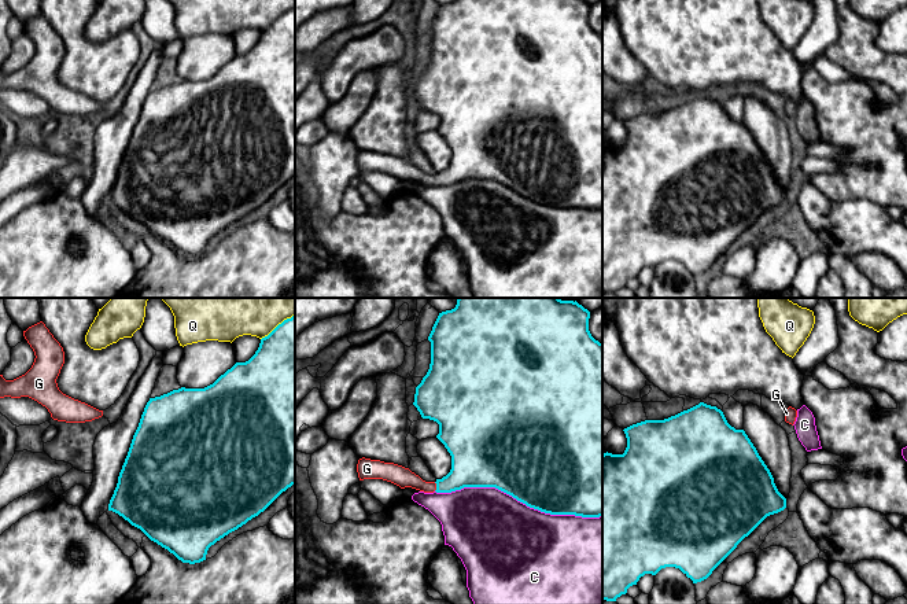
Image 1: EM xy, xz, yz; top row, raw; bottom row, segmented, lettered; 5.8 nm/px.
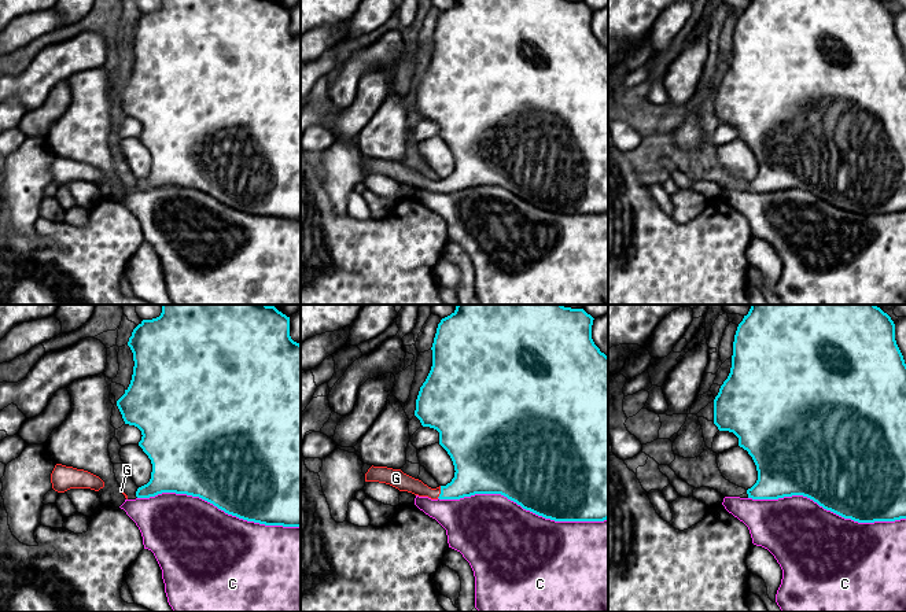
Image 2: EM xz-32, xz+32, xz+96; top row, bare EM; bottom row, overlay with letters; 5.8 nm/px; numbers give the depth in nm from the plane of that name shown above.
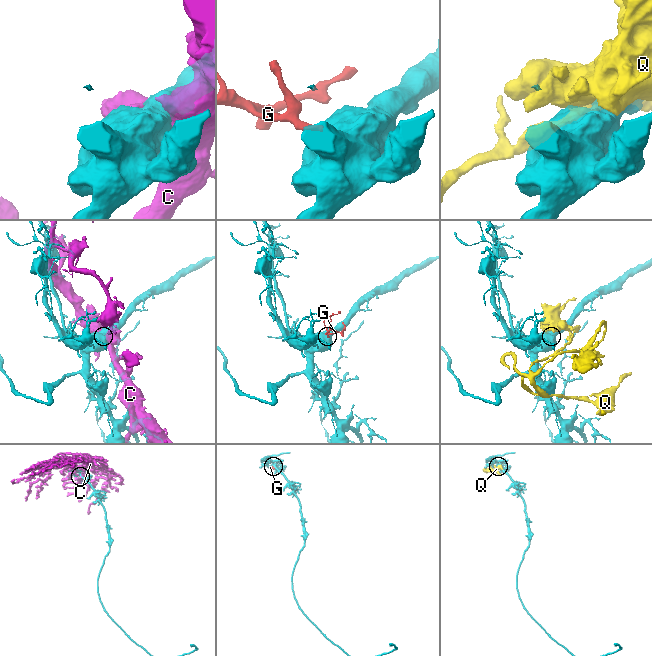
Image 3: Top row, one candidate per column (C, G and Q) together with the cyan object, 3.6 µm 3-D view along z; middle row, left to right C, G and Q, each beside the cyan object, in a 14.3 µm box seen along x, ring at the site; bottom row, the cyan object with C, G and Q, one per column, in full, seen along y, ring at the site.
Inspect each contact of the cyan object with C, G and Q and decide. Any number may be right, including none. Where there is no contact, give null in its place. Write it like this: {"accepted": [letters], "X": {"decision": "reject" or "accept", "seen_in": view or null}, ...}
{"accepted": ["G"], "C": {"decision": "reject", "seen_in": "xz"}, "G": {"decision": "accept", "seen_in": "xz"}, "Q": {"decision": "reject", "seen_in": "xy"}}

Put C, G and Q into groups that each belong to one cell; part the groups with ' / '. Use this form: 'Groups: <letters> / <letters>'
Groups: C / G / Q

